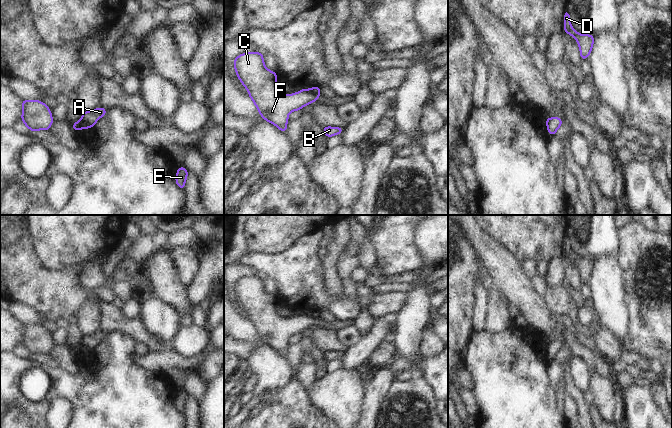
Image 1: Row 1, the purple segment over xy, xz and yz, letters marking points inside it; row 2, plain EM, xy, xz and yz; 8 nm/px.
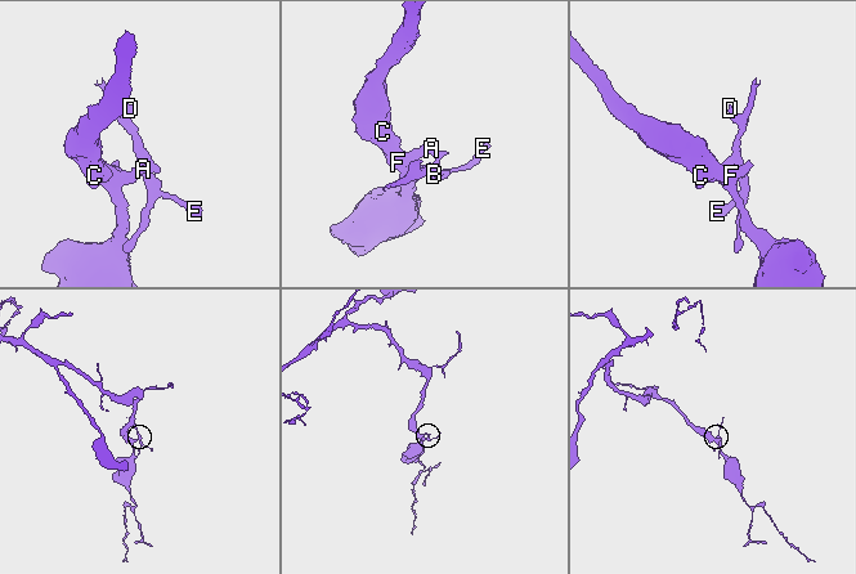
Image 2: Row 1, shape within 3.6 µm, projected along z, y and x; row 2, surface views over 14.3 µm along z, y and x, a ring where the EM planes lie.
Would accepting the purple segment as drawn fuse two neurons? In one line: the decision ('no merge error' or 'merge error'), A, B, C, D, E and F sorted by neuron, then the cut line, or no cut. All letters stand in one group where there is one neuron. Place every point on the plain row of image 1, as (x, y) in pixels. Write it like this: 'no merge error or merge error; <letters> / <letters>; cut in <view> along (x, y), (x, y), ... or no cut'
merge error; A B D E / C F; cut in xz along (305, 313), (318, 320)

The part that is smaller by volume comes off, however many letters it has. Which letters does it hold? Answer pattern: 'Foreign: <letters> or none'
Foreign: A, B, D, E

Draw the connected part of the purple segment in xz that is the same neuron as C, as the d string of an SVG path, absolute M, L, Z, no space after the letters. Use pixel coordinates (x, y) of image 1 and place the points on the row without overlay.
M259 275L238 279L232 289L260 340L283 357L287 355L288 340L292 335L300 335L319 323L318 319L306 313L290 319L279 316L276 313L278 299L266 292L263 278Z

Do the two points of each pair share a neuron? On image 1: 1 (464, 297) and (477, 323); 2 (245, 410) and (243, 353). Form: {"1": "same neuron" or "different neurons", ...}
{"1": "different neurons", "2": "different neurons"}

